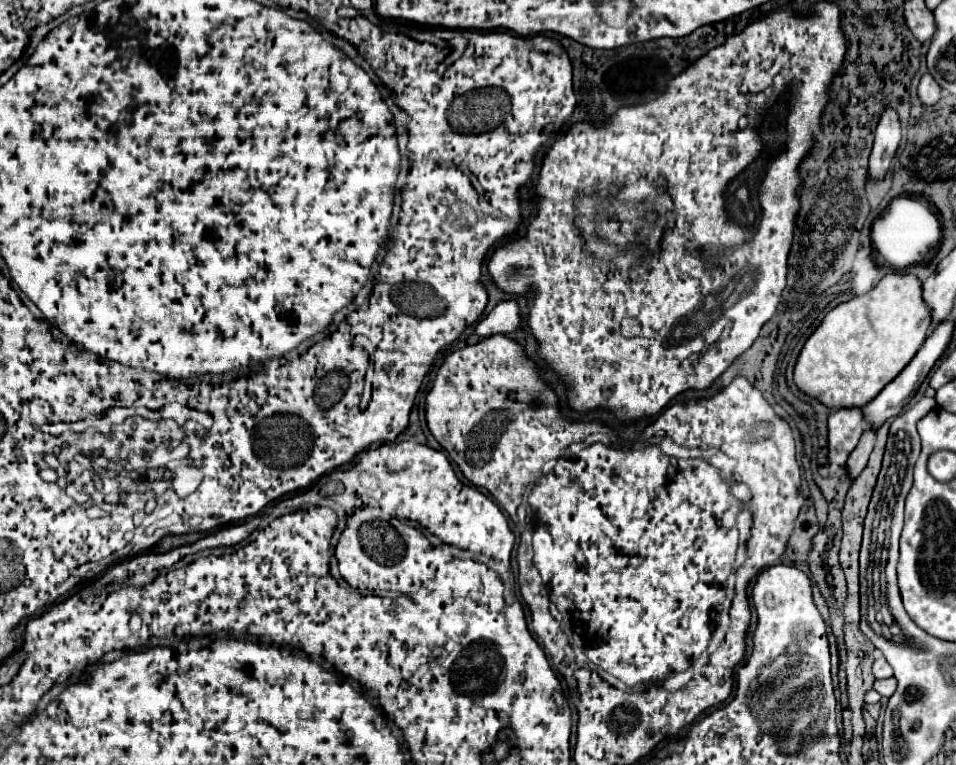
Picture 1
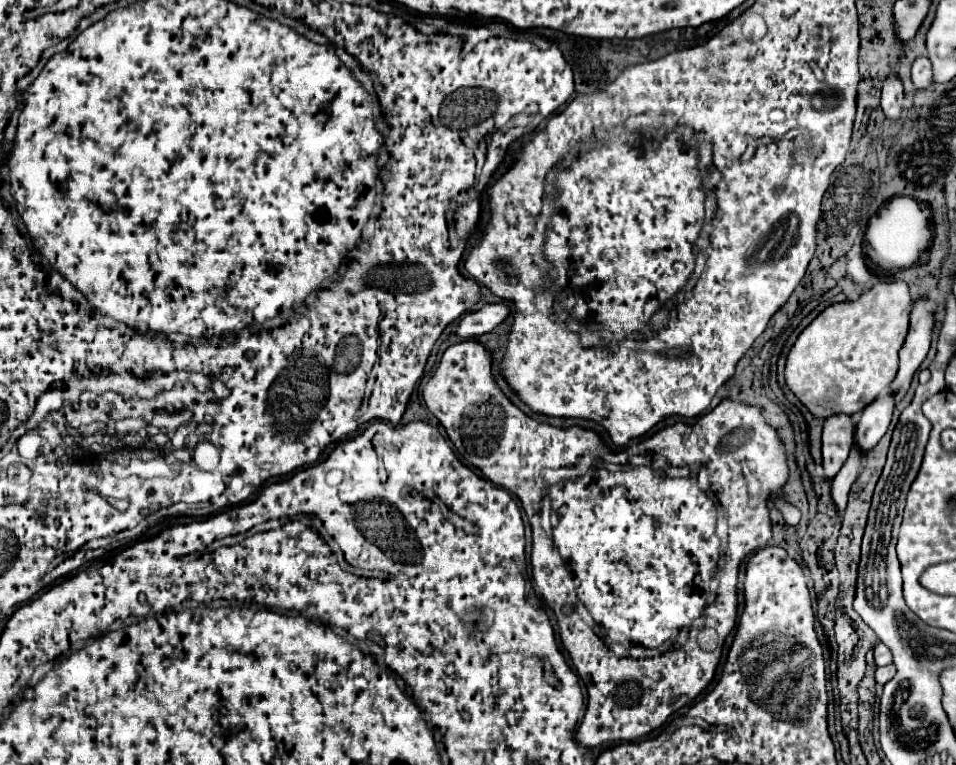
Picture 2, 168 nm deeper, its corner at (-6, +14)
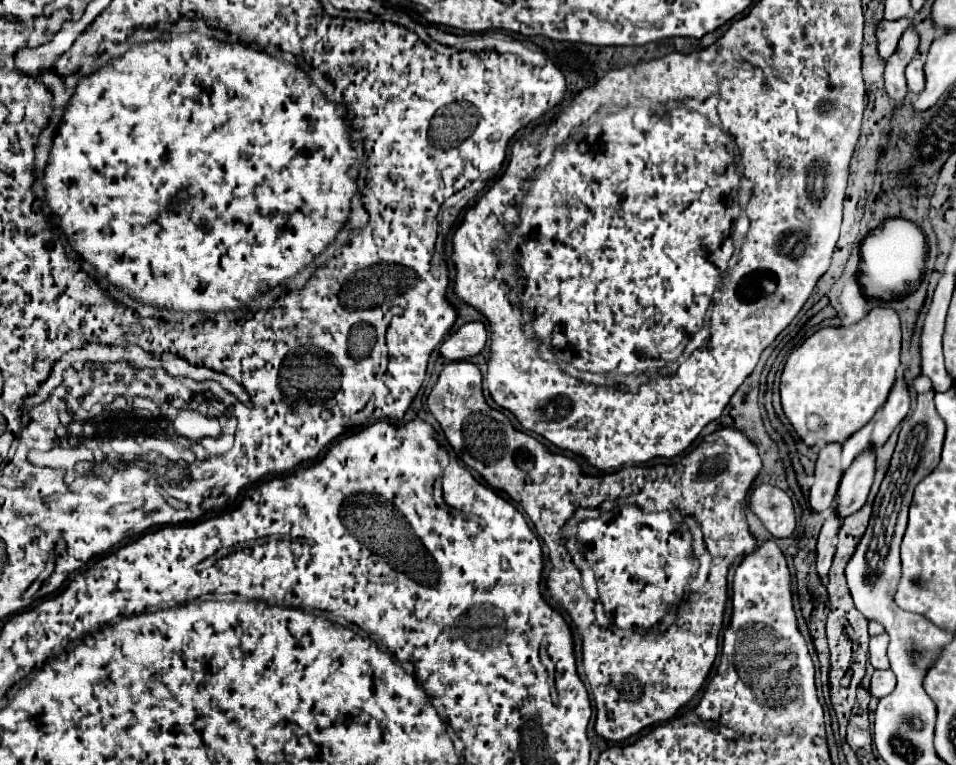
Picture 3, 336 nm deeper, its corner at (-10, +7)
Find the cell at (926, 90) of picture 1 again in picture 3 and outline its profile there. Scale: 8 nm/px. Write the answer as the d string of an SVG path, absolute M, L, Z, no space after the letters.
M912 58L906 66L906 82L912 94L920 94L924 88L924 62L920 58Z

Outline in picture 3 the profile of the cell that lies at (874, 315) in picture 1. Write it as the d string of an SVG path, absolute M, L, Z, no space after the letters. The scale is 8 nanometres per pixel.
M878 306L864 320L848 328L822 328L810 336L798 350L794 350L780 376L780 400L786 418L790 420L798 438L808 446L820 446L830 442L844 442L858 432L876 410L886 402L890 388L896 380L900 366L900 318L892 308Z

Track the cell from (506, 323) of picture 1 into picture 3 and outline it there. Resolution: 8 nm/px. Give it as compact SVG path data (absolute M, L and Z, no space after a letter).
M468 322L440 344L440 356L444 356L450 362L462 362L470 356L476 356L484 348L486 340L486 326L480 322Z

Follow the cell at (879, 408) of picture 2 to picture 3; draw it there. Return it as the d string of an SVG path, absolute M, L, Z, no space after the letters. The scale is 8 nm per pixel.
M866 448L842 476L842 482L838 486L838 494L834 500L836 514L840 520L858 512L864 506L874 480L874 458L876 458L876 452L870 452L870 448Z

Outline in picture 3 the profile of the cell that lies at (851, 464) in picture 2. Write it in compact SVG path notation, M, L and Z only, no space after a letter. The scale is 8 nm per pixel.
M832 510L830 516L824 520L824 526L818 534L818 542L816 542L816 574L820 576L820 580L828 578L828 570L832 564L832 556L836 552L836 536L838 536L838 528L840 522L836 518L836 512Z

